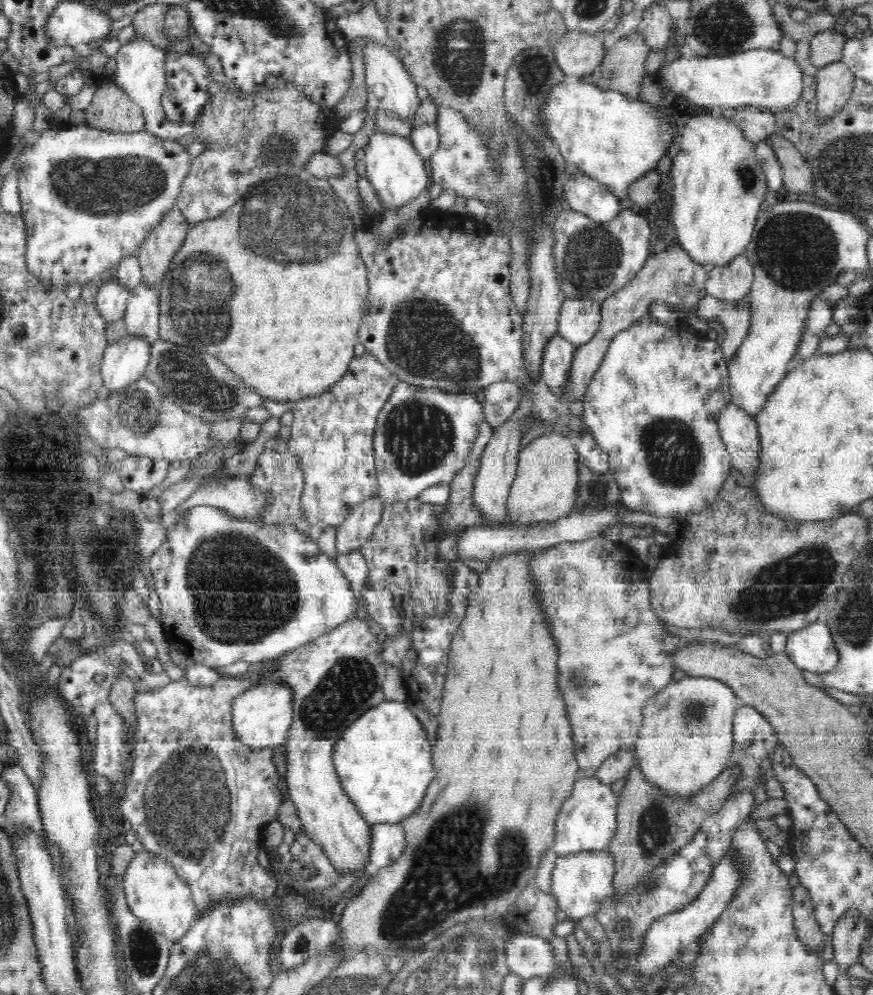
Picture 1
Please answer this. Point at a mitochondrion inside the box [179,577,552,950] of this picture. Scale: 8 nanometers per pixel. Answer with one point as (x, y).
(444, 879)

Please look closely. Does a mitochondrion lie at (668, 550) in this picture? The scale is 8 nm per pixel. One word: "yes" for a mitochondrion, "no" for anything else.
no

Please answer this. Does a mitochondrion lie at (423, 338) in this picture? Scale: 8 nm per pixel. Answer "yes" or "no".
yes

